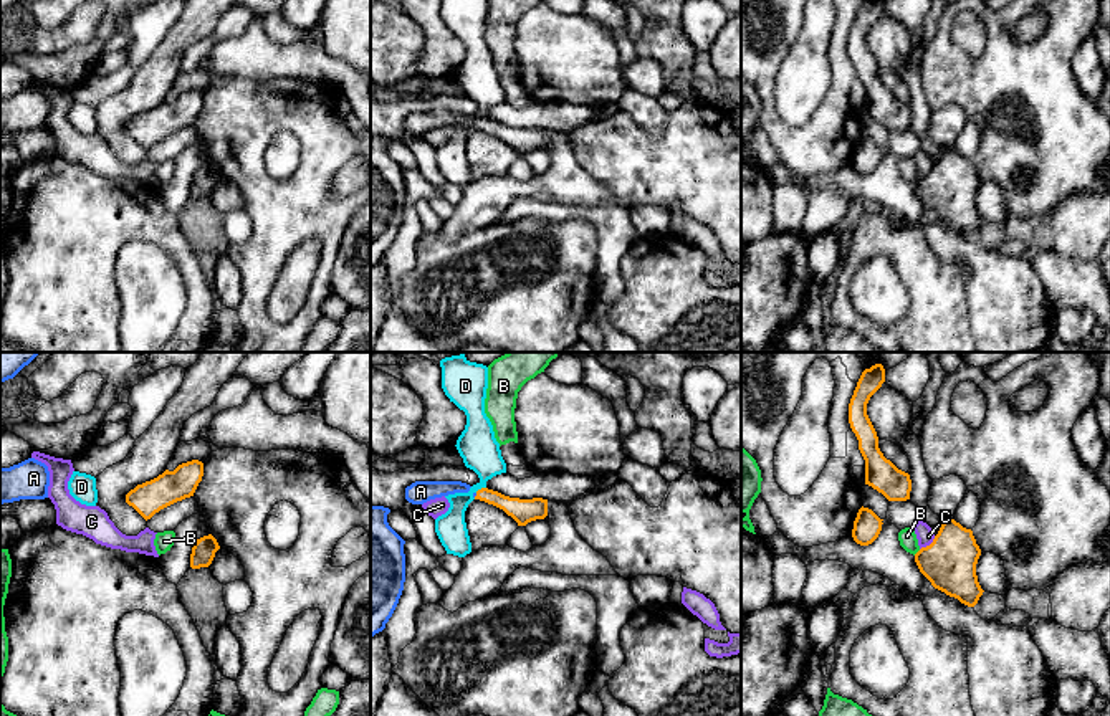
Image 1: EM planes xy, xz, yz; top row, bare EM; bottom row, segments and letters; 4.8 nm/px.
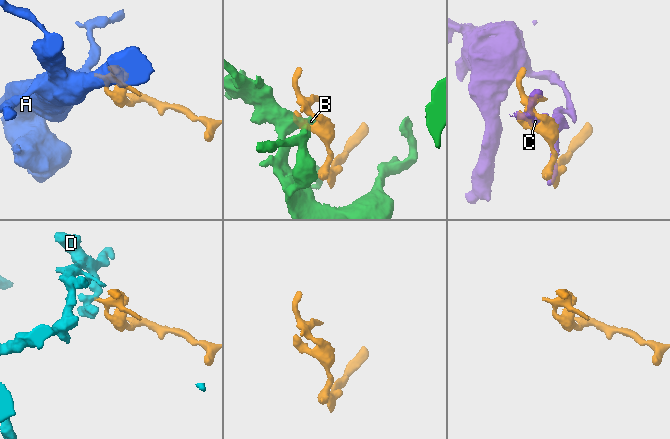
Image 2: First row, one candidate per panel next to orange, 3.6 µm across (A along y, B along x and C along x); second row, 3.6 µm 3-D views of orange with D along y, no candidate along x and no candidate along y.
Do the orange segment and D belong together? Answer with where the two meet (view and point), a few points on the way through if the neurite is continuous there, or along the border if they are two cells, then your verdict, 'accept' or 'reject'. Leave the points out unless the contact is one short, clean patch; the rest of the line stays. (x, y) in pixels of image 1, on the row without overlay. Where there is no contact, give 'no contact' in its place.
xz (482, 118) | along xz (485, 116), (475, 121) | reject

